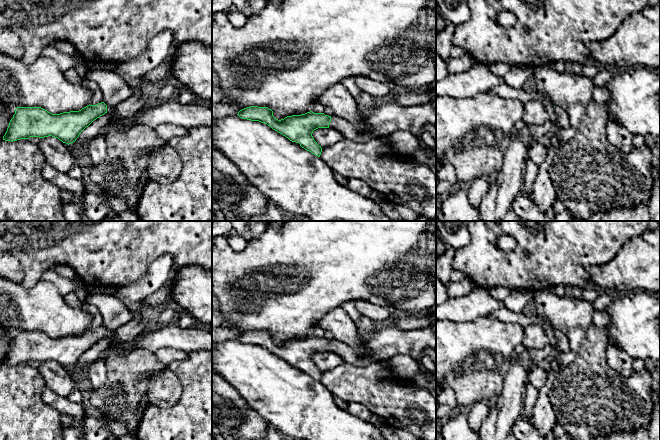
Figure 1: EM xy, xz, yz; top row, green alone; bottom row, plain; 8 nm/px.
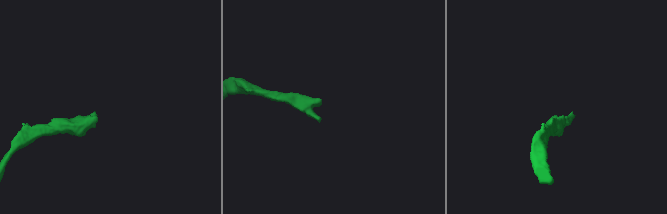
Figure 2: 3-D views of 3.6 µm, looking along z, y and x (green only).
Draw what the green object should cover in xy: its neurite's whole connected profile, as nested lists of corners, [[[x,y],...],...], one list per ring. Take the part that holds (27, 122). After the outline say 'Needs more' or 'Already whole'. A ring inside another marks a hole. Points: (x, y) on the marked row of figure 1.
[[[104,102],[60,114],[52,114],[41,107],[17,107],[3,140],[13,142],[30,137],[52,136],[69,145],[76,141],[86,127],[105,113],[110,117],[109,124],[126,123],[113,116],[114,110],[114,106],[107,106]]]. Needs more

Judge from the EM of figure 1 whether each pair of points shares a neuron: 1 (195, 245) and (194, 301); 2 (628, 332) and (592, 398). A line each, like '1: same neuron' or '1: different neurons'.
1: different neurons
2: different neurons

